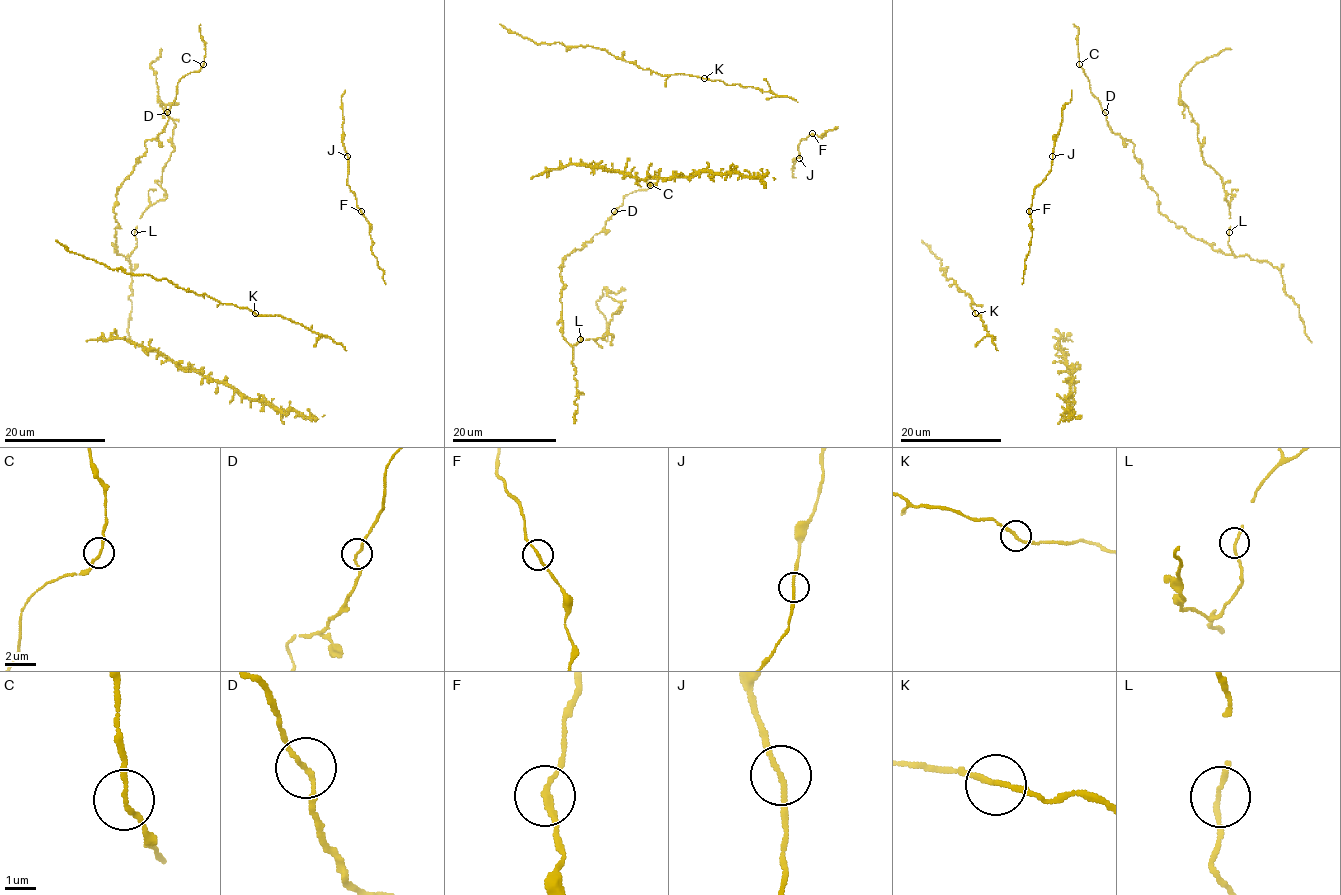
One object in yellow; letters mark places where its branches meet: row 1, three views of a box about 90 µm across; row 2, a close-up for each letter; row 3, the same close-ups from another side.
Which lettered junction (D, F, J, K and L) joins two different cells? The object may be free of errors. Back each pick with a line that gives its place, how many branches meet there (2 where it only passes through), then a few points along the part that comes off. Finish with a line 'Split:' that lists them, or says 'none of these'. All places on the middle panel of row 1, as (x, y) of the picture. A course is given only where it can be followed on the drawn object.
Split: none of these

